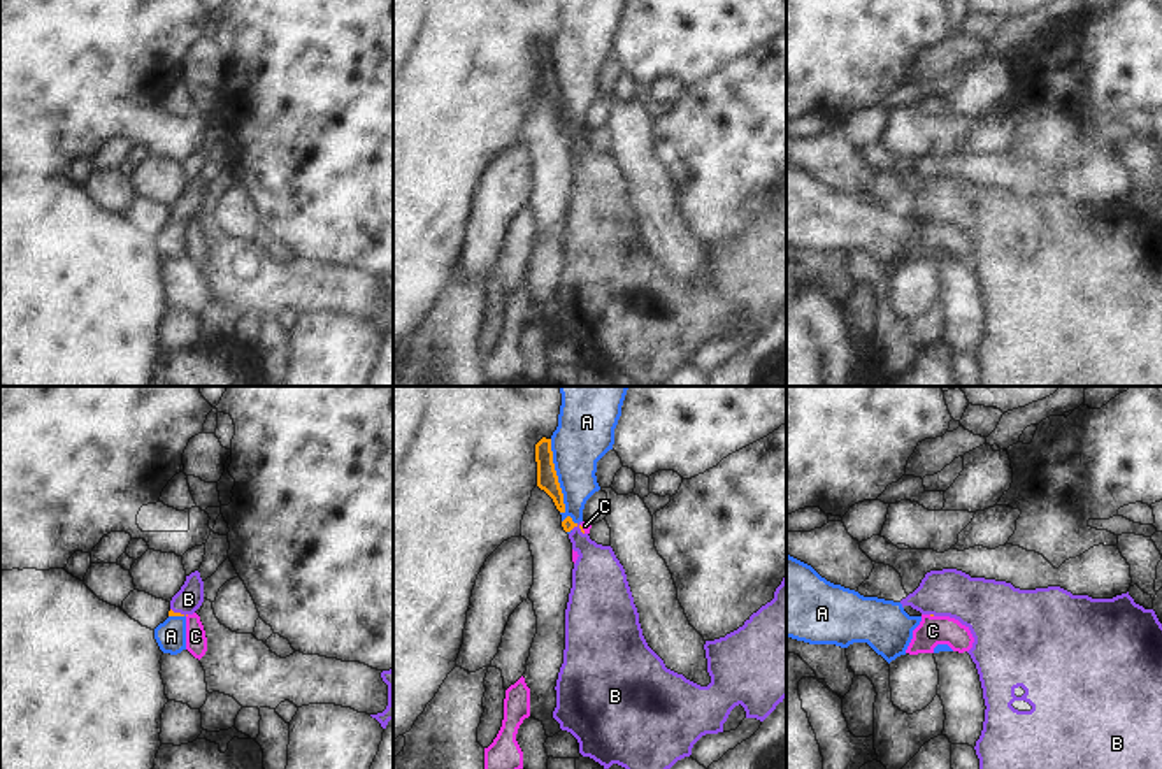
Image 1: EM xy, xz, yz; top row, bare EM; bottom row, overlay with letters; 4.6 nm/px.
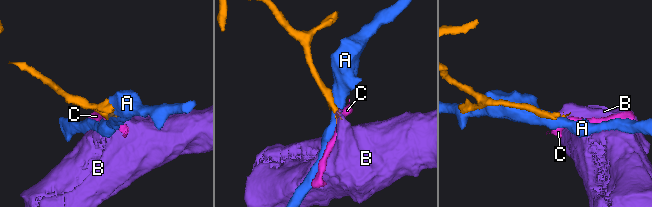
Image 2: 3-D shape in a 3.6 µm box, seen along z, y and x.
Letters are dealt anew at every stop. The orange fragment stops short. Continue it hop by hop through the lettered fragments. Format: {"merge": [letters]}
{"merge": ["B"]}

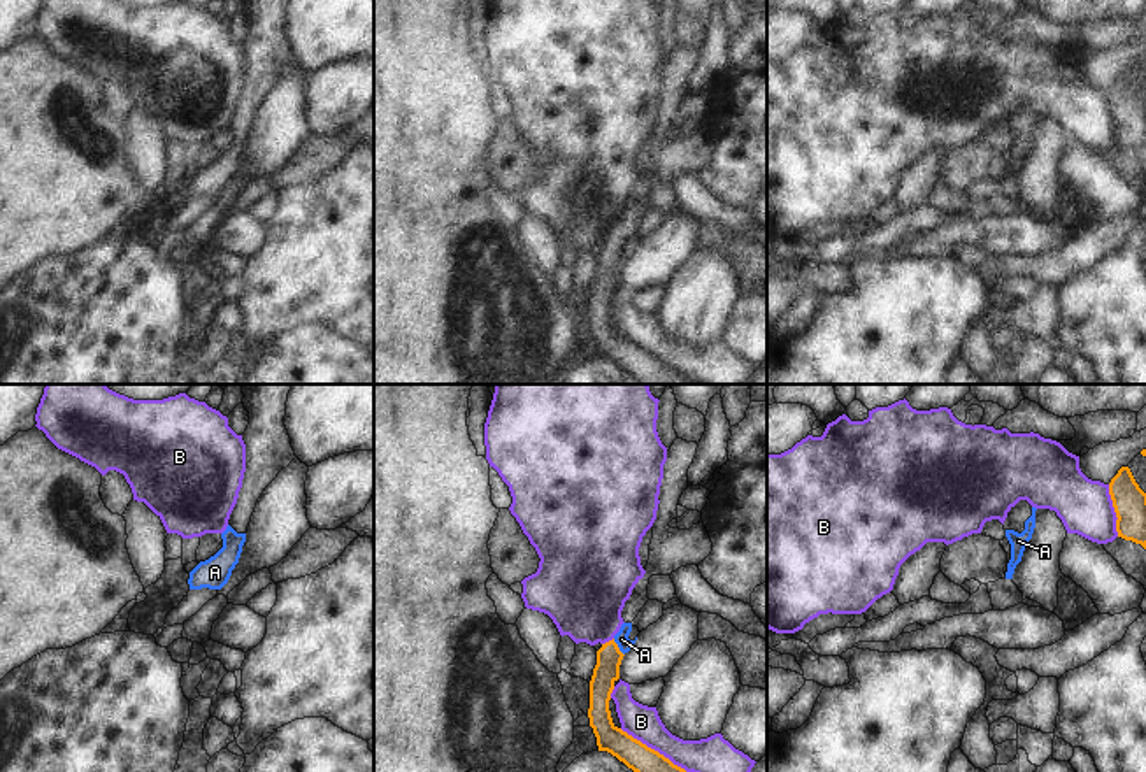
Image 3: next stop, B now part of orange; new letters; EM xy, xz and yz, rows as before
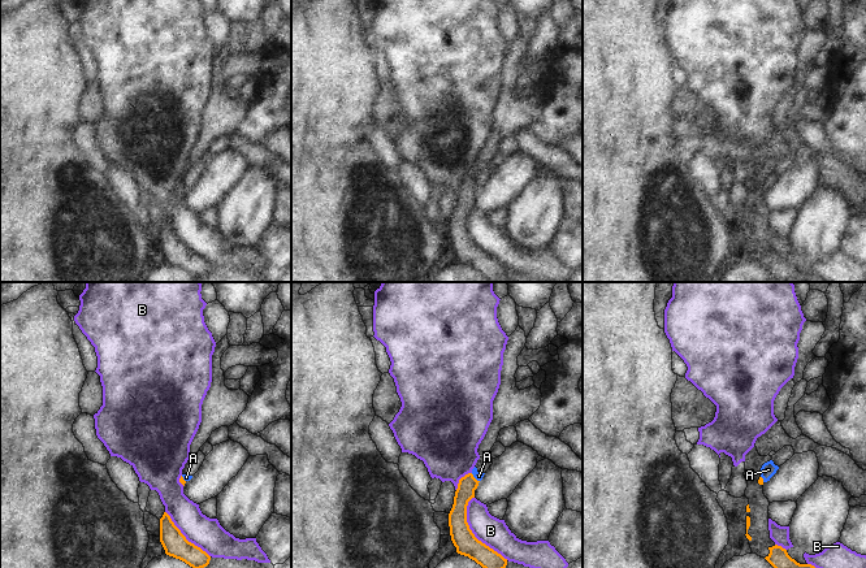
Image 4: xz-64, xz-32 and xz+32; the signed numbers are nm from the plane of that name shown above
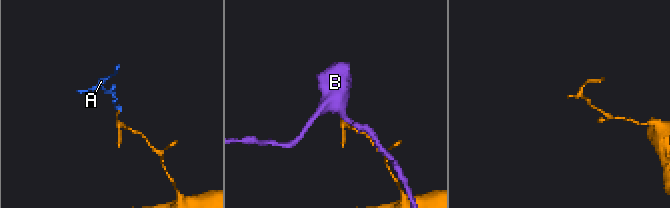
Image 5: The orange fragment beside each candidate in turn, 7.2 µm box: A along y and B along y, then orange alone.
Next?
{"merge": []}

